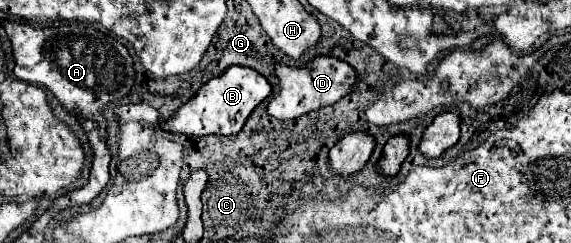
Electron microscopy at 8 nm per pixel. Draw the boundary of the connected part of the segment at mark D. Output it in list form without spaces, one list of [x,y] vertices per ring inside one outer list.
[[[318,56],[304,68],[290,68],[290,66],[276,66],[276,74],[280,78],[280,94],[278,98],[270,98],[268,114],[278,120],[294,120],[308,112],[326,108],[348,96],[352,90],[356,90],[358,76],[354,68],[350,68],[348,62],[328,56]]]

